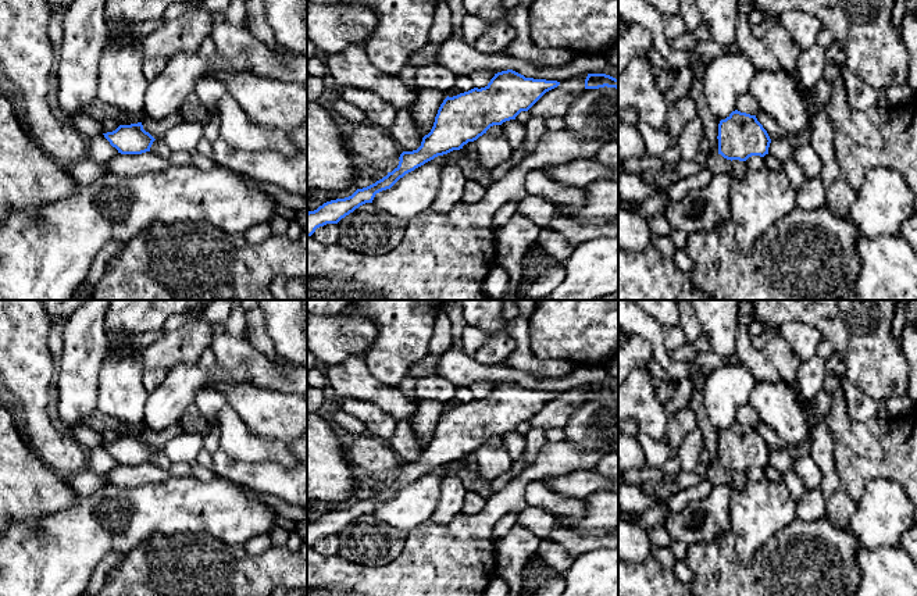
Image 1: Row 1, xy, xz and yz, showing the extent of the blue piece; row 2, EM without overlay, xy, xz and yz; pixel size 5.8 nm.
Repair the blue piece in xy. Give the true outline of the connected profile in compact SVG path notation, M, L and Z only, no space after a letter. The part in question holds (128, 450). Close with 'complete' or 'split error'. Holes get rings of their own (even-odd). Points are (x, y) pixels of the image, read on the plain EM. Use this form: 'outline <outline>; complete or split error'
outline M142 433L119 436L115 442L103 446L121 465L142 465L150 463L156 452L143 440Z; complete

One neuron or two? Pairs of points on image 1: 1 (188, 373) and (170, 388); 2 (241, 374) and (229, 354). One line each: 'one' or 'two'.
1: one
2: two

